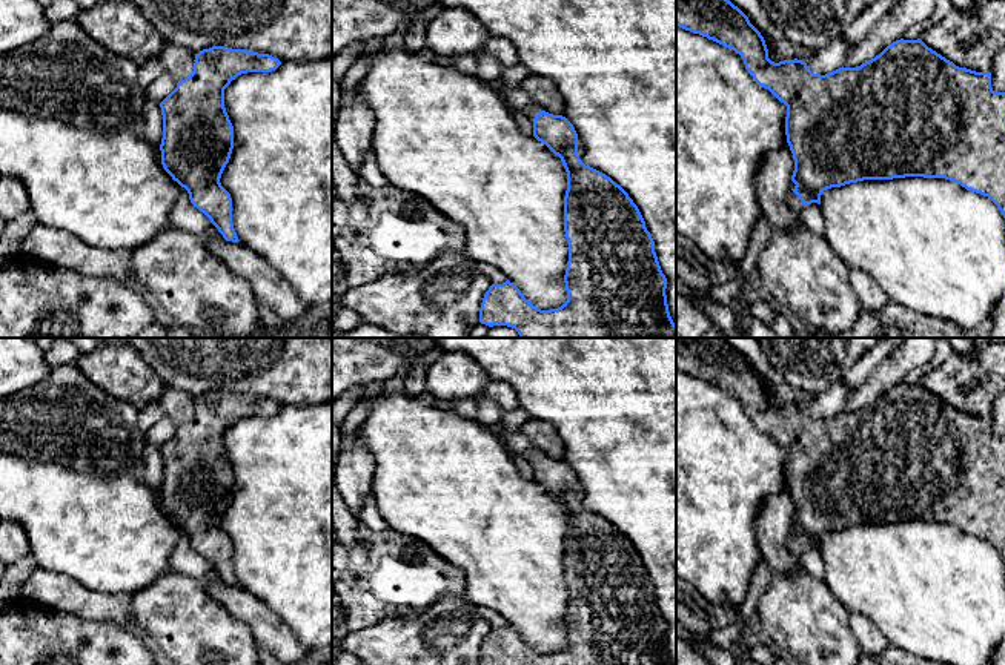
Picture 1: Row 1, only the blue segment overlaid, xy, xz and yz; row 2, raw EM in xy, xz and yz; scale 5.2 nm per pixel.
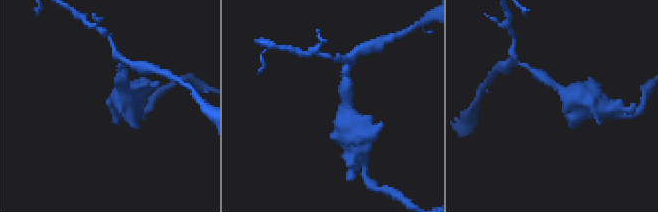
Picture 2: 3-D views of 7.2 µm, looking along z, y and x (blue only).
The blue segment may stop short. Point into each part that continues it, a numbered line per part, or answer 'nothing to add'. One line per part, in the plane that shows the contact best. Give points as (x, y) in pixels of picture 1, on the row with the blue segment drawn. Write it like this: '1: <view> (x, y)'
1: yz (793, 201)

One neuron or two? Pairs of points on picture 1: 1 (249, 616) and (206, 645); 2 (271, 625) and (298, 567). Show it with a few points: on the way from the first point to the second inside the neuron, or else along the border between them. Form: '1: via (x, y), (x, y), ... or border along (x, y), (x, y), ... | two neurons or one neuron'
1: border along (214, 598), (248, 627), (258, 648) | two neurons
2: border along (249, 592), (262, 599), (300, 642) | two neurons

